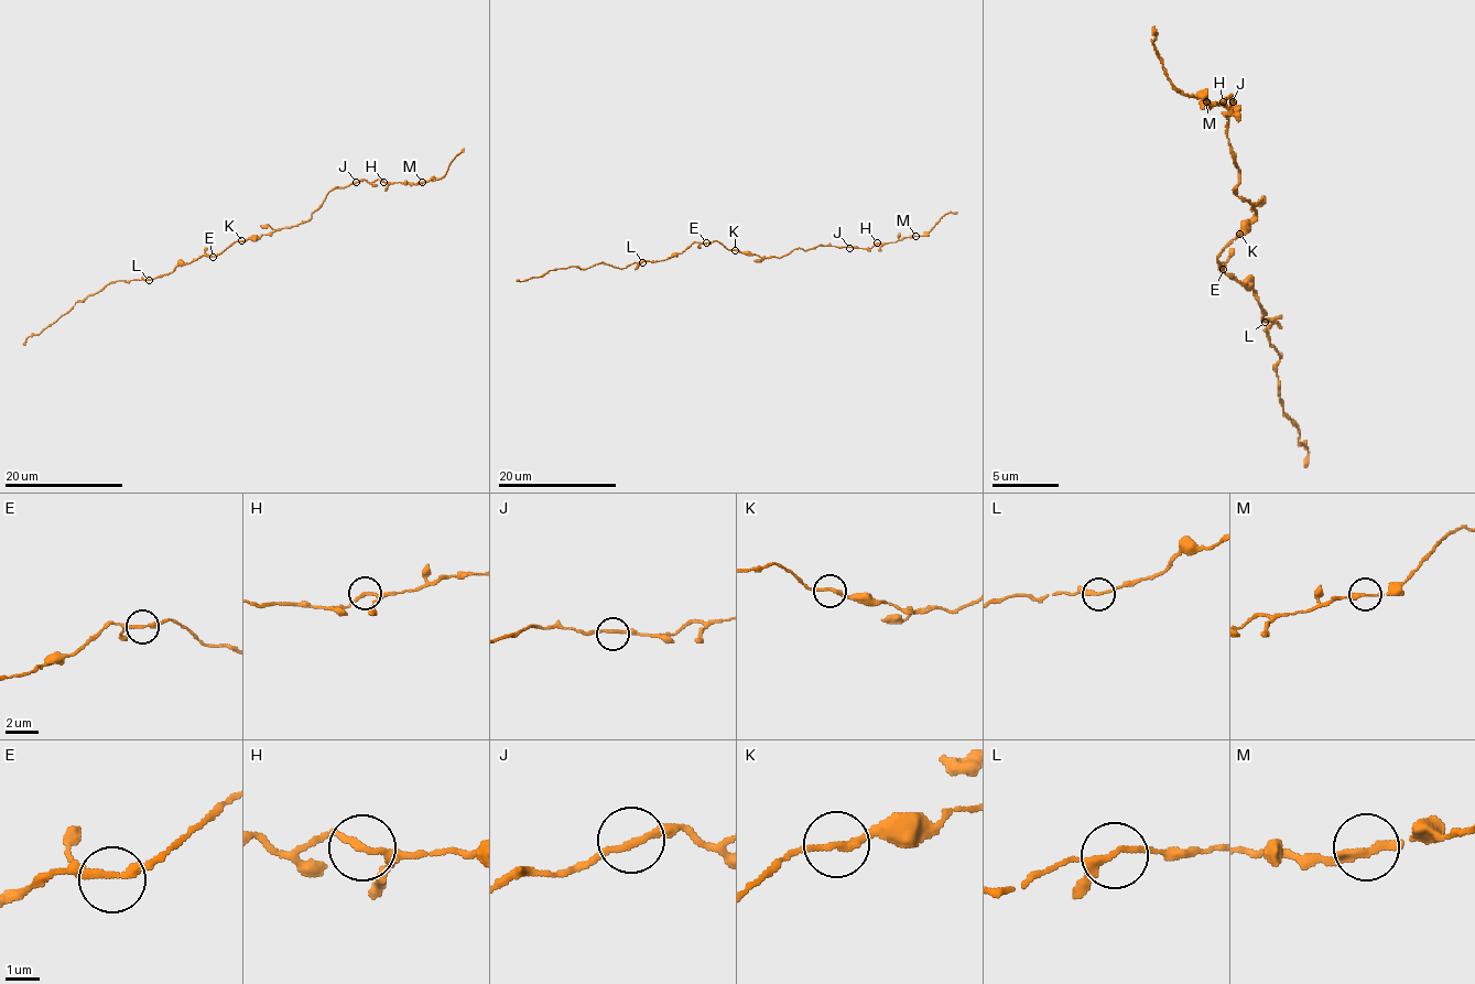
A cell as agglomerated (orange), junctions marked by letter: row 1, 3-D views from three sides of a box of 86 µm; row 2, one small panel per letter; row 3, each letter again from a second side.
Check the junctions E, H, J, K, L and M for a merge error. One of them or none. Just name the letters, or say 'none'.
none

